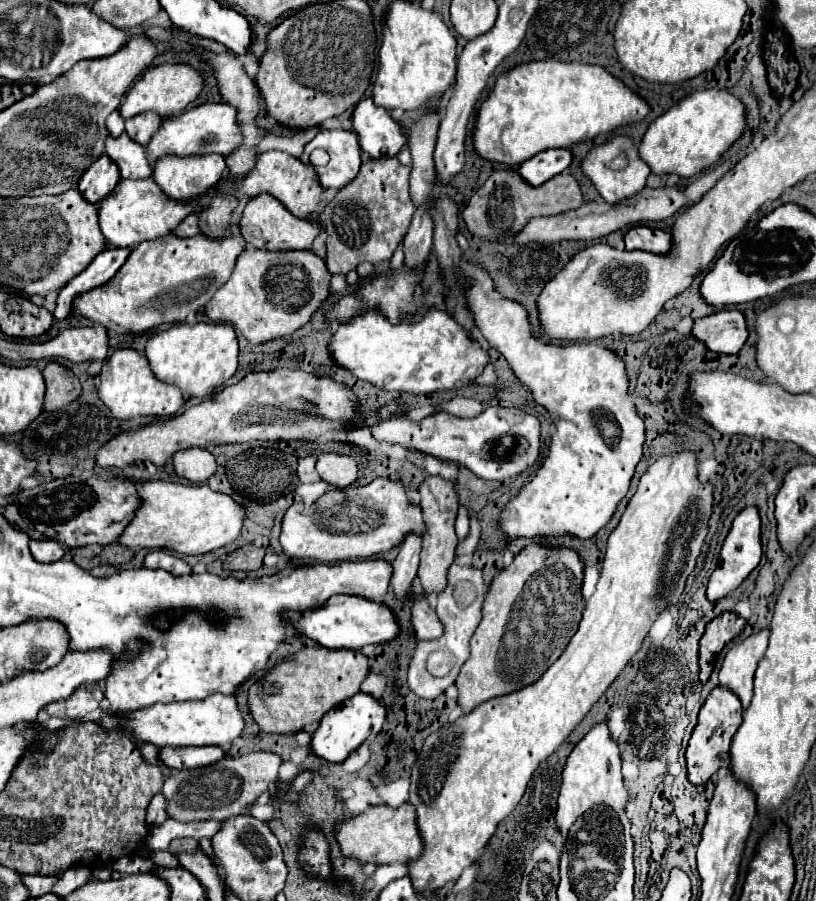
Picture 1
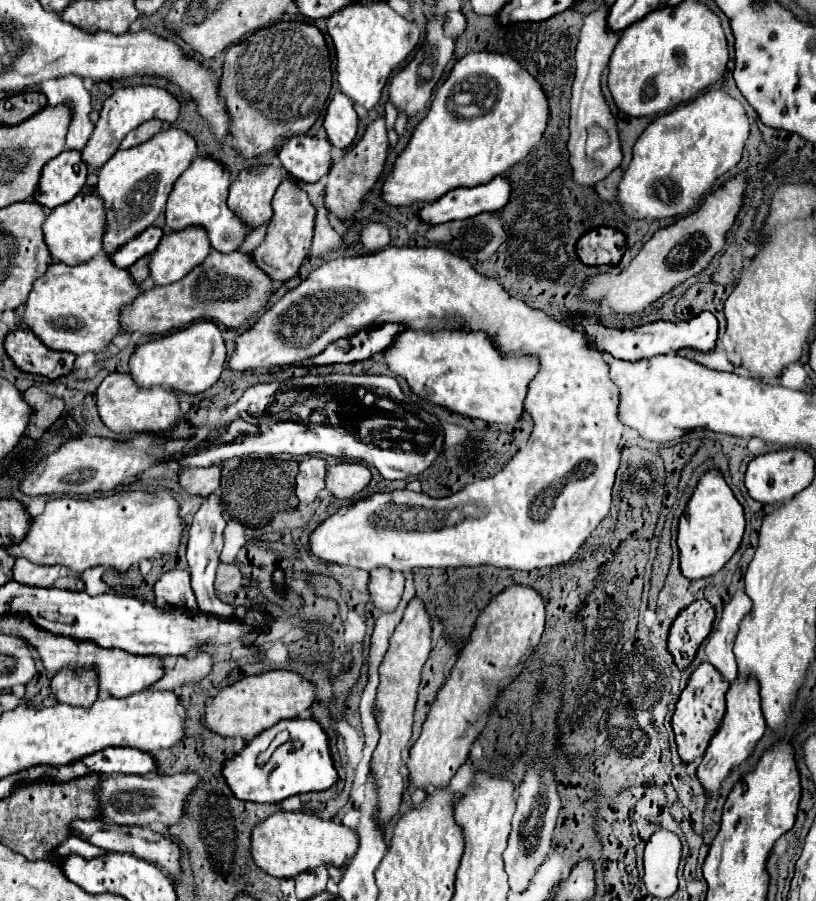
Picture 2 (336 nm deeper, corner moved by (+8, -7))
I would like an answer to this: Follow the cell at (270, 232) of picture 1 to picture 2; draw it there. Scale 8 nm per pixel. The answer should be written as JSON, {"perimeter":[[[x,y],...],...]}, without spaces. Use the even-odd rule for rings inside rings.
{"perimeter":[[[272,166],[242,170],[230,184],[228,208],[246,224],[256,230],[268,224],[274,216],[272,196],[282,182],[282,176]]]}

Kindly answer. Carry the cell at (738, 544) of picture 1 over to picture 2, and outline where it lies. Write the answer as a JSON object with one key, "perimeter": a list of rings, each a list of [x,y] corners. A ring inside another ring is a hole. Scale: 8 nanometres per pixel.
{"perimeter":[[[716,470],[706,472],[690,498],[684,516],[680,516],[678,548],[682,574],[688,580],[700,580],[720,572],[740,548],[744,528],[746,528],[744,508],[736,500],[730,486],[724,482],[722,474],[718,474]]]}

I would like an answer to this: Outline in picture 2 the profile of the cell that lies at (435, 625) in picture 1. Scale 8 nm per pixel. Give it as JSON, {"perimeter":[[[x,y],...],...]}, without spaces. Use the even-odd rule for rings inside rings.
{"perimeter":[[[376,568],[370,572],[370,596],[374,606],[380,612],[394,612],[402,600],[404,592],[404,574],[402,572],[390,572],[388,568]]]}

